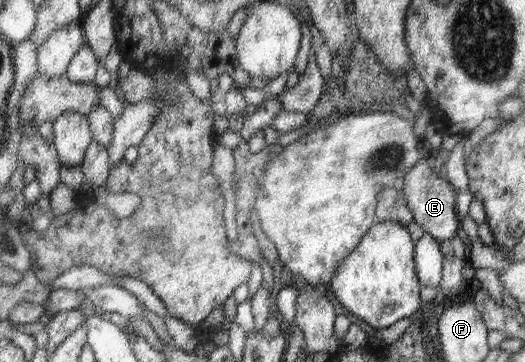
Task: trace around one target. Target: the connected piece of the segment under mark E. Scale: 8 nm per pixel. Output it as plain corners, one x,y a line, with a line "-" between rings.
427,159
419,161
409,173
402,177
403,191
406,200
413,214
413,222
423,228
424,233
432,234
438,242
447,241
449,237
455,235
457,227
459,227
459,219
457,219
457,211
455,211
455,197
457,191
451,183
447,183
447,179
441,179
433,173
433,169
429,167

